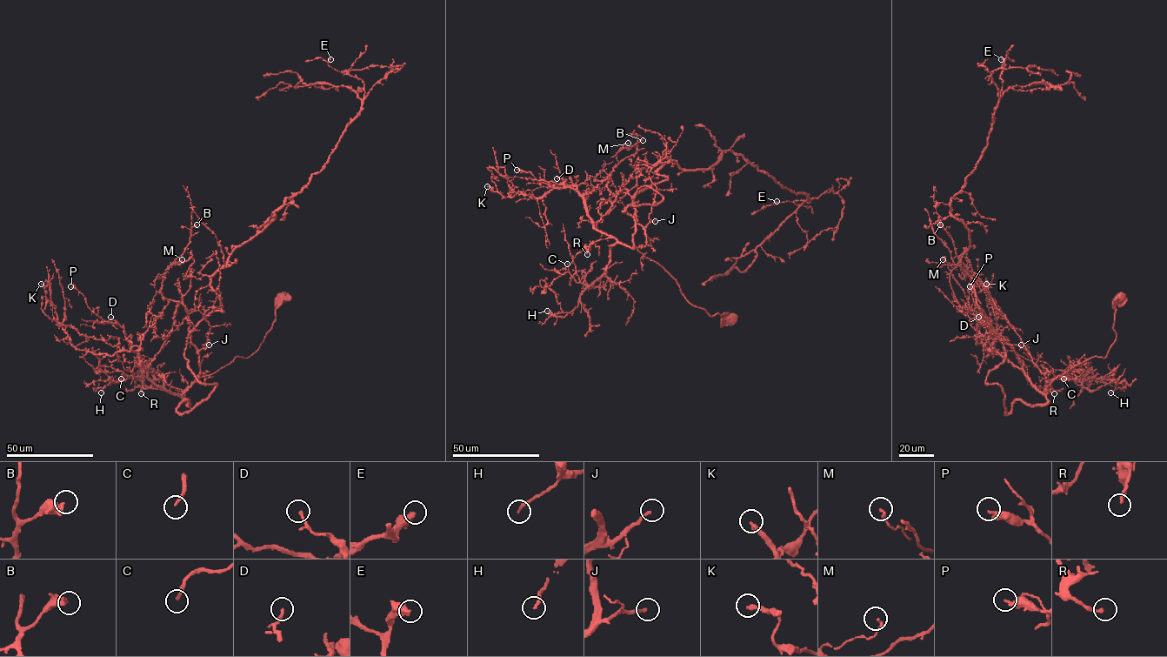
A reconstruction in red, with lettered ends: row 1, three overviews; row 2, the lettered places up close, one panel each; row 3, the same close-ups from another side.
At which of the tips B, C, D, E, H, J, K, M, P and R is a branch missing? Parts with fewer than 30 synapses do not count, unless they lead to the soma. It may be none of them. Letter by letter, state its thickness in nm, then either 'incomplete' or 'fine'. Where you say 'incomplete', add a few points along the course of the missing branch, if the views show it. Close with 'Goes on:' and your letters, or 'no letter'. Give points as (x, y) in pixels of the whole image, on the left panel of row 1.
B: calibre 360 nm; fine
C: calibre 180 nm; incomplete; course (121, 378), (108, 396), (112, 396)
D: calibre 190 nm; fine
E: calibre 480 nm; fine
H: calibre 200 nm; fine
J: calibre 200 nm; incomplete; course (209, 345), (231, 334), (236, 327)
K: calibre 260 nm; incomplete; course (41, 284), (33, 275), (13, 266), (10, 259)
M: calibre 160 nm; fine
P: calibre 280 nm; fine
R: calibre 190 nm; fine
Goes on: C, J, K

